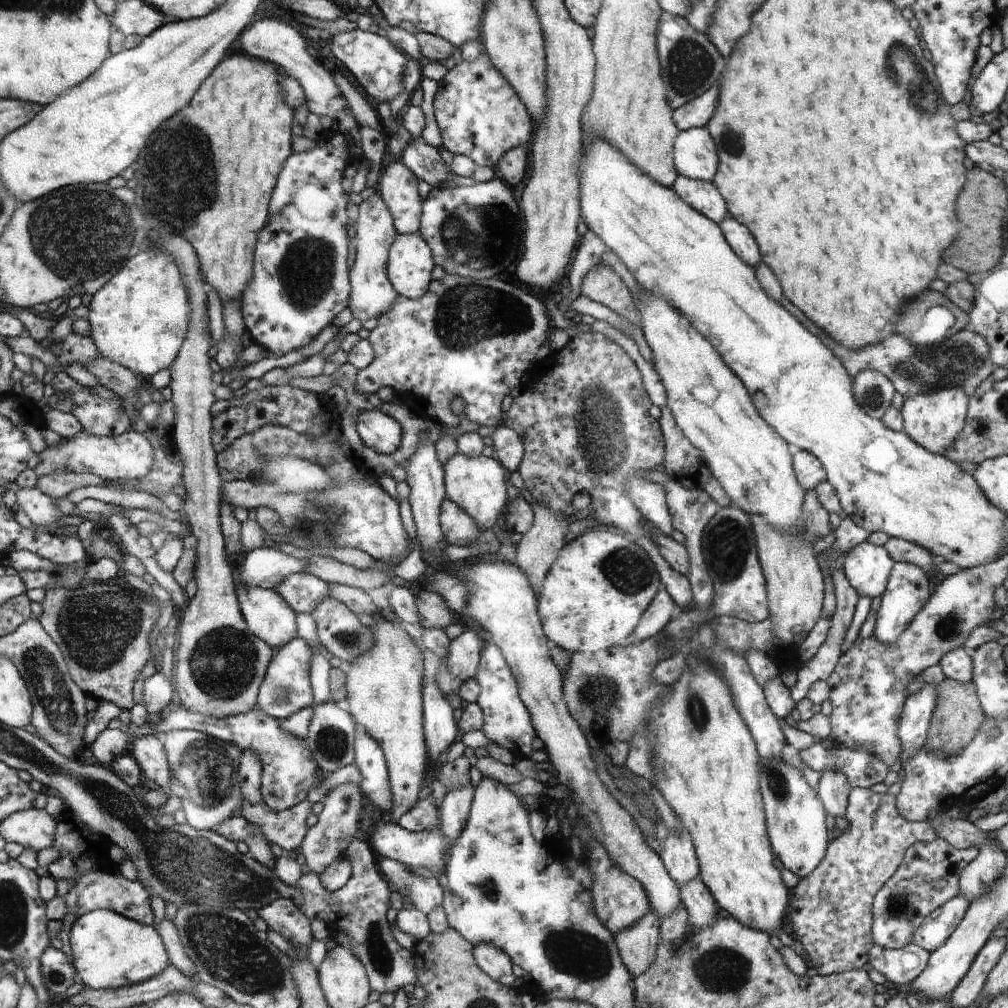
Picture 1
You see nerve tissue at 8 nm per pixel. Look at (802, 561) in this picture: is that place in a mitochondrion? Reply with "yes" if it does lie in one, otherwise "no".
no

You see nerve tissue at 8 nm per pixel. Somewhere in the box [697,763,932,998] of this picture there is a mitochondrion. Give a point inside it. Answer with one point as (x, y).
(899, 904)

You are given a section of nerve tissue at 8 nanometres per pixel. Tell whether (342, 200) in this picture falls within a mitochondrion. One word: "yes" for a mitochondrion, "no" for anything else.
no

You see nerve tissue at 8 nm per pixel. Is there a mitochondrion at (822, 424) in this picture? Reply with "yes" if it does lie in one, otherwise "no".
no

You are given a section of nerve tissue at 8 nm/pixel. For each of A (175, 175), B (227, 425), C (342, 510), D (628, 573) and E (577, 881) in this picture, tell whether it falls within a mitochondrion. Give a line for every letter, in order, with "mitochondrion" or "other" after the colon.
A: mitochondrion
B: other
C: mitochondrion
D: mitochondrion
E: other

